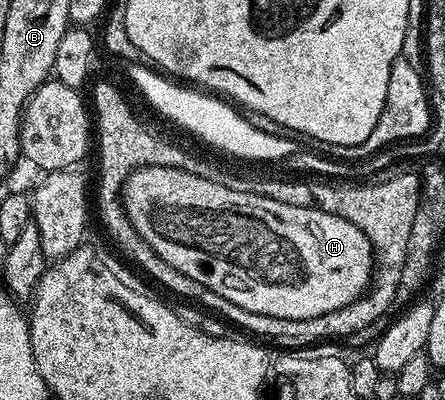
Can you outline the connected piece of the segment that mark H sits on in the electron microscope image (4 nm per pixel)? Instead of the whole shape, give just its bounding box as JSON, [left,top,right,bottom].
[122,165,372,319]

